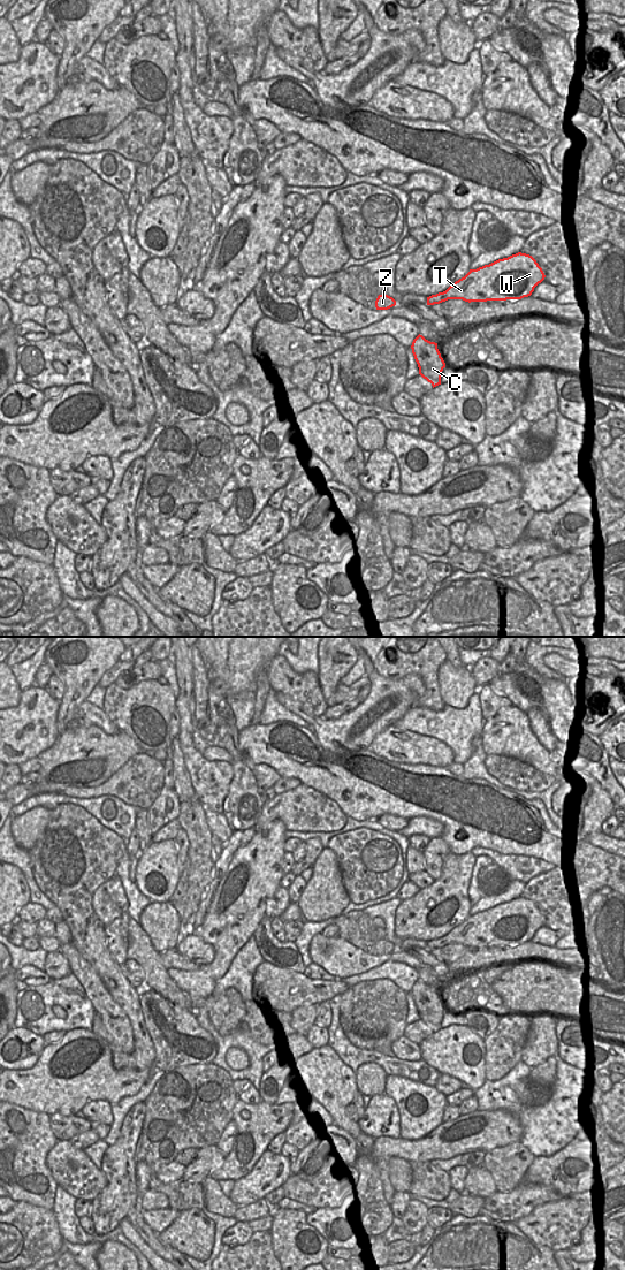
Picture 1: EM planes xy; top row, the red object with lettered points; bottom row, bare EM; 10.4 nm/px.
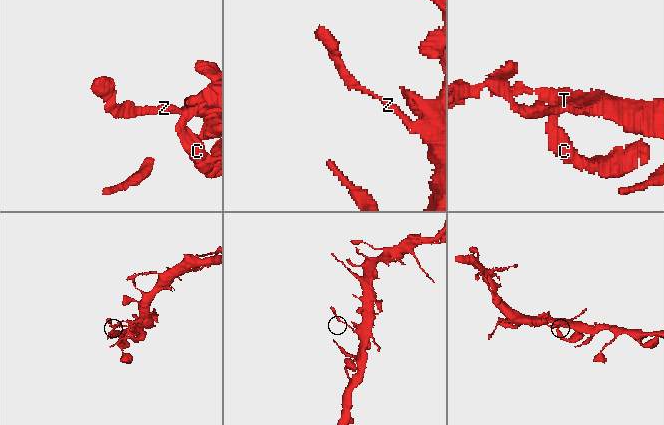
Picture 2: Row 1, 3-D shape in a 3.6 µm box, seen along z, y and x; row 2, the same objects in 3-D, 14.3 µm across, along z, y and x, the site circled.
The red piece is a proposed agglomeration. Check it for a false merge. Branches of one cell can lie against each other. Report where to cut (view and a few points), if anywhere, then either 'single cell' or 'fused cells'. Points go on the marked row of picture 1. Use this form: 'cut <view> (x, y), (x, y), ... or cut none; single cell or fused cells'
cut none; single cell

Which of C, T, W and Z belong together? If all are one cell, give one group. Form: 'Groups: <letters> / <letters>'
Groups: C T W Z

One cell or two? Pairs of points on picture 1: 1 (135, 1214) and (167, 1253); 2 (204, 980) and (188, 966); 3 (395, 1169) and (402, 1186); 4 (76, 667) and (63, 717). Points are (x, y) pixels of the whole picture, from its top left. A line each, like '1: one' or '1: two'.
1: one
2: two
3: one
4: one

